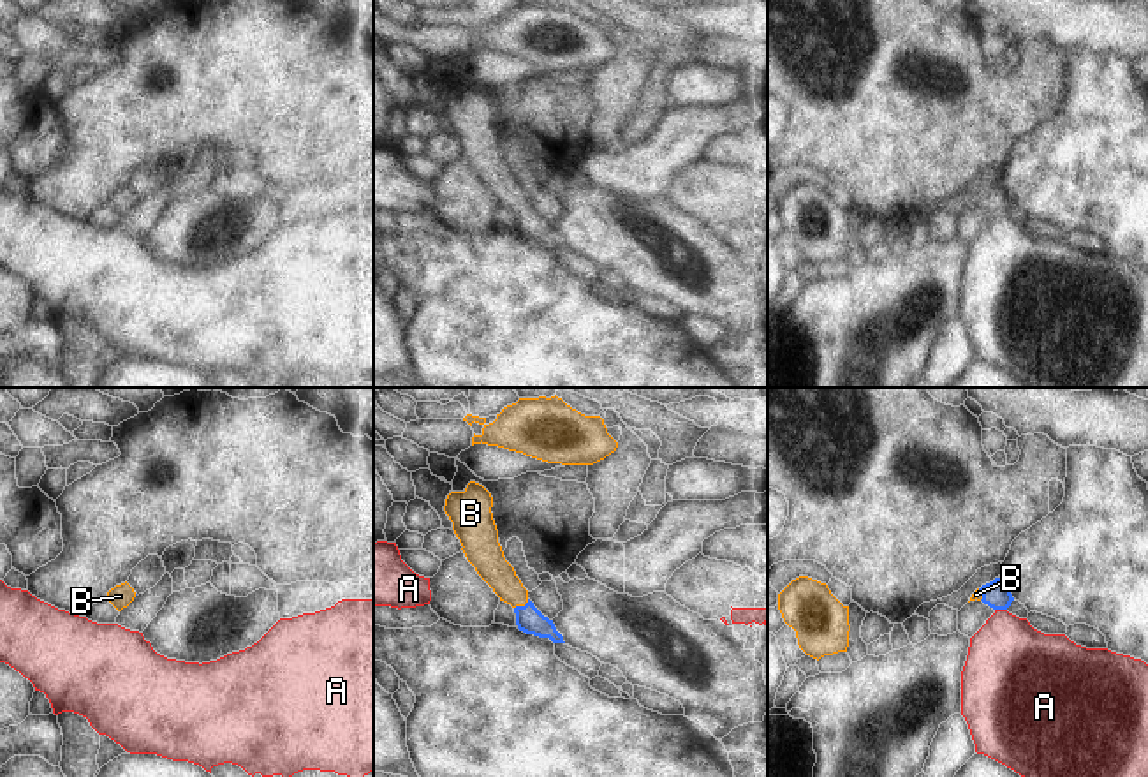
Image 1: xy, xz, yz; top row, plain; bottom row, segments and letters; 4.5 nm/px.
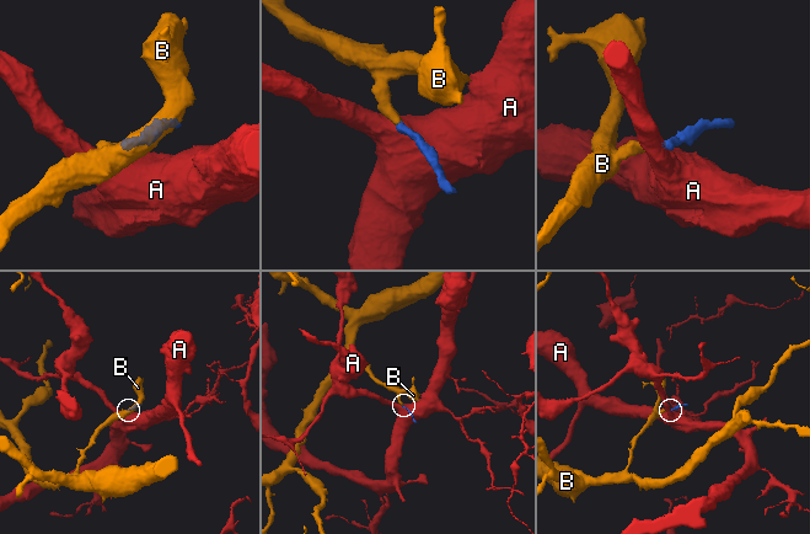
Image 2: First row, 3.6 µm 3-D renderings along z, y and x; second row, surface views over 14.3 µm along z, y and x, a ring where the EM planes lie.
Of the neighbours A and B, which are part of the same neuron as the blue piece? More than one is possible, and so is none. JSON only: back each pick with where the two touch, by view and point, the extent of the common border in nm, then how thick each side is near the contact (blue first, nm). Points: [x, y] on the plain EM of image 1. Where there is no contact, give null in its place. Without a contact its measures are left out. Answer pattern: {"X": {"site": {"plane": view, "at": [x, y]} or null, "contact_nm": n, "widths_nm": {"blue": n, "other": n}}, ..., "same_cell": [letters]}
{"B": {"site": {"plane": "xz", "at": [522, 212]}, "contact_nm": 80, "widths_nm": {"blue": 120, "other": 140}}, "same_cell": ["B"]}

